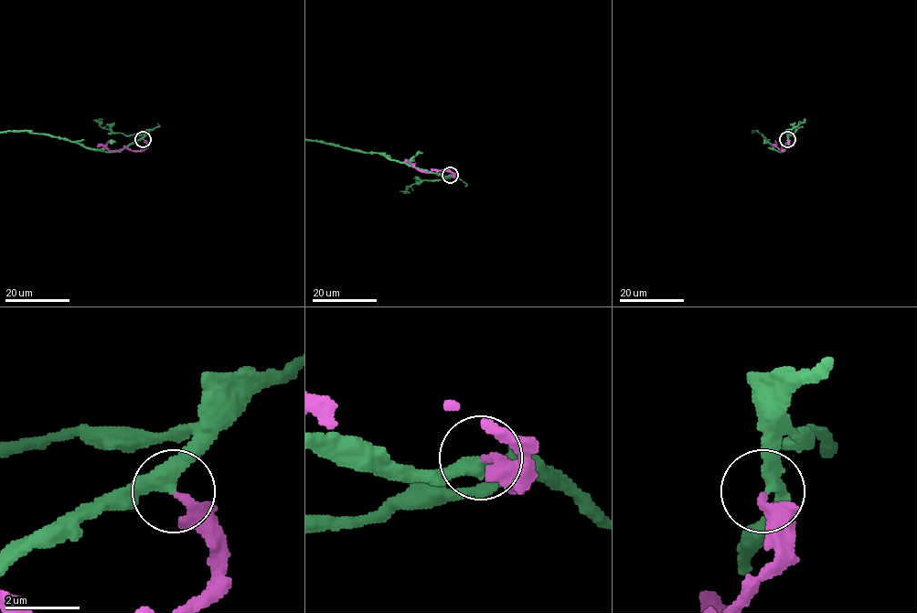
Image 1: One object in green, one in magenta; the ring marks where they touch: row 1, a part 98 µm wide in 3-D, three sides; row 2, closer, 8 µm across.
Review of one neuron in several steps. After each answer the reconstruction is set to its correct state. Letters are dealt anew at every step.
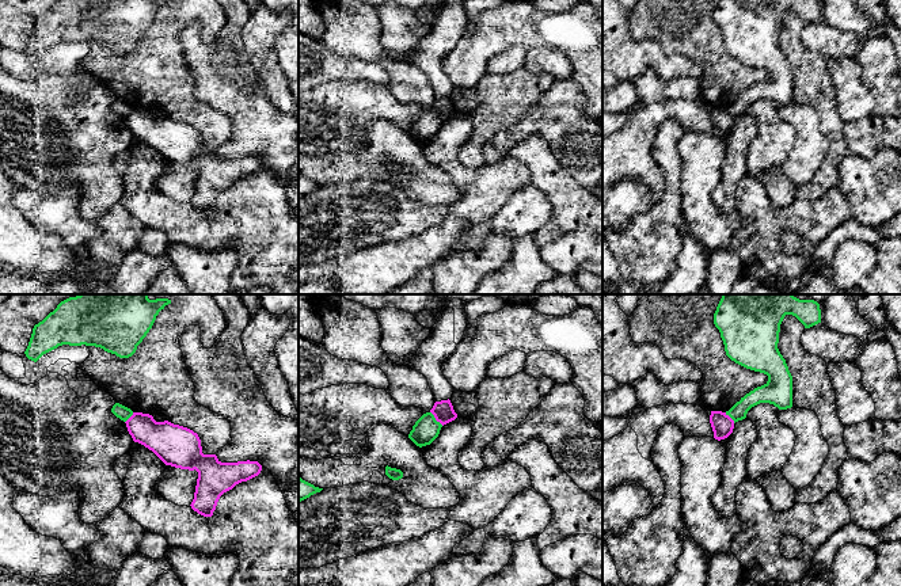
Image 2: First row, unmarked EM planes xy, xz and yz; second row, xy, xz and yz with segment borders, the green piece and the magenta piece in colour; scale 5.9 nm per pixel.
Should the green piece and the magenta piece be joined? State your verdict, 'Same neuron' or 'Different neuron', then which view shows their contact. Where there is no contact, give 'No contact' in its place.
Different neuron. Touches green in xz

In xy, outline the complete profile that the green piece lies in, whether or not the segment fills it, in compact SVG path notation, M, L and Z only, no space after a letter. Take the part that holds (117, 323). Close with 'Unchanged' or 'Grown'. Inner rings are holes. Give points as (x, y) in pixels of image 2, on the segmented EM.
M148 294L69 297L34 326L24 354L37 362L58 346L85 345L129 358L168 304L168 298L149 300Z. Unchanged

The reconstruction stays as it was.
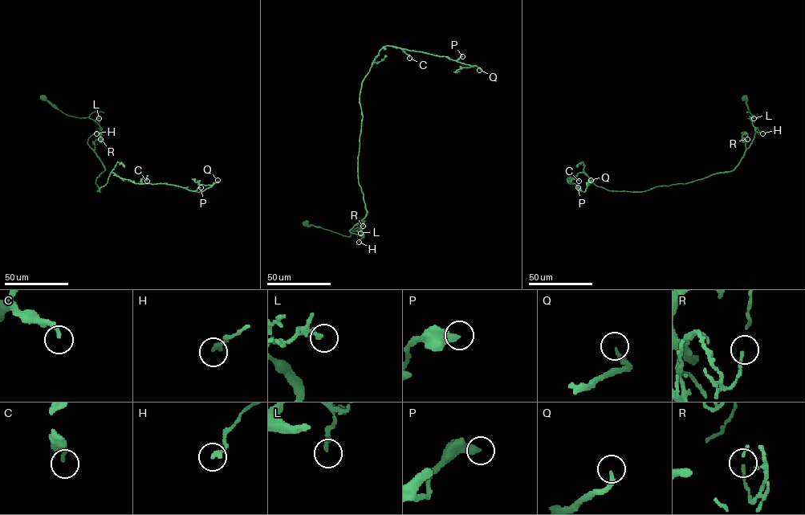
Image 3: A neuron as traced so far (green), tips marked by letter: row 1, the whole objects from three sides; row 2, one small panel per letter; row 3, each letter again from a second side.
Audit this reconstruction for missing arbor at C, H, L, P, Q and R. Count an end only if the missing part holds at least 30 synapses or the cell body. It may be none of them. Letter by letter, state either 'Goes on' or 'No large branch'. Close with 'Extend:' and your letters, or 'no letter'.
C: No large branch
H: No large branch
L: No large branch
P: No large branch
Q: Goes on
R: No large branch
Extend: Q

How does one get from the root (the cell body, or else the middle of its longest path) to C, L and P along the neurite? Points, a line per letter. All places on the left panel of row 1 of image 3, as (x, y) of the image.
C: (43, 97), (100, 127), (87, 142), (104, 169), (95, 180), (97, 191), (111, 173), (135, 183), (147, 181)
L: (43, 97), (68, 116), (88, 116), (94, 120), (99, 118)
P: (43, 97), (100, 127), (87, 142), (104, 169), (95, 180), (97, 191), (111, 173), (136, 183), (201, 187)

